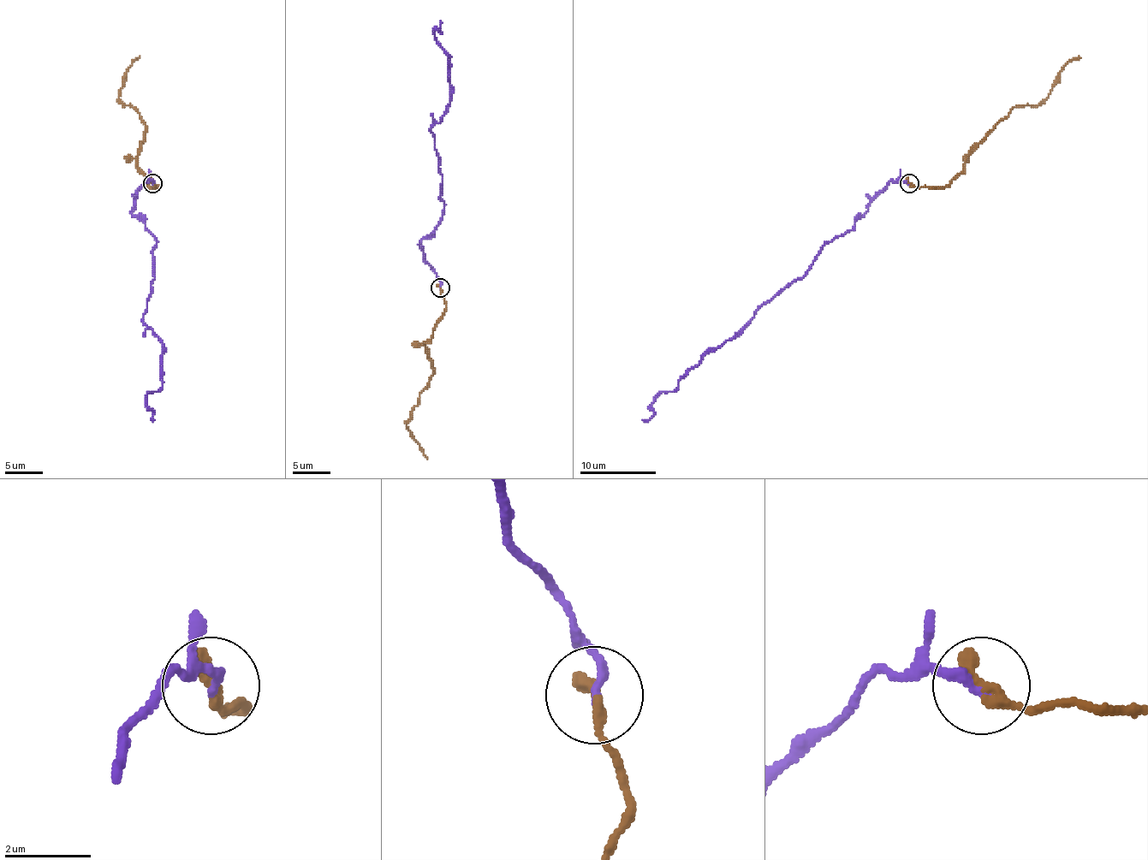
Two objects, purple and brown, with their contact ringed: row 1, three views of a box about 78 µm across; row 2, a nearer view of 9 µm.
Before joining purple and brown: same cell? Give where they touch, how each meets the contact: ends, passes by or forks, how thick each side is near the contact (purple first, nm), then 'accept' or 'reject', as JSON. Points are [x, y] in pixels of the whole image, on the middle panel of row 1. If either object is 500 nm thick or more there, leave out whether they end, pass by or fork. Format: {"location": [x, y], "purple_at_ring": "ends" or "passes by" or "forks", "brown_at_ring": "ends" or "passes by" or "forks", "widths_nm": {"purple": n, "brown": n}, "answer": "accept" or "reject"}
{"location": [440, 287], "purple_at_ring": "ends", "brown_at_ring": "ends", "widths_nm": {"purple": 200, "brown": 400}, "answer": "accept"}

